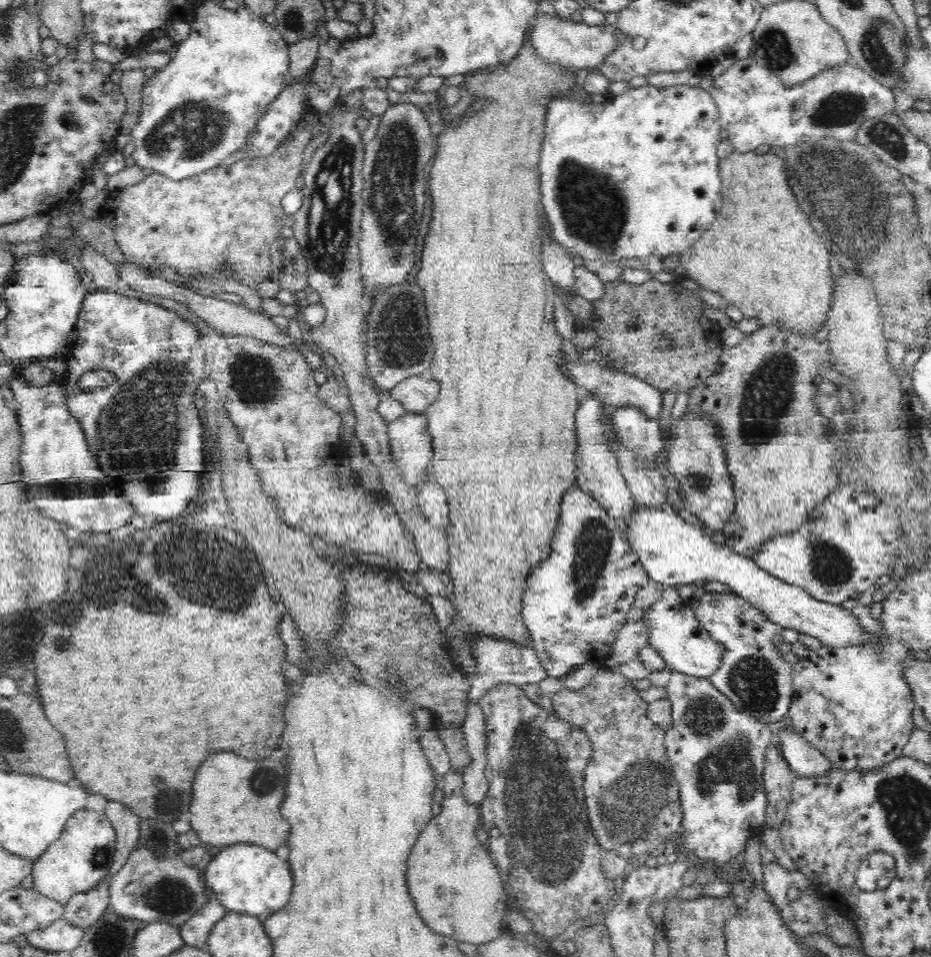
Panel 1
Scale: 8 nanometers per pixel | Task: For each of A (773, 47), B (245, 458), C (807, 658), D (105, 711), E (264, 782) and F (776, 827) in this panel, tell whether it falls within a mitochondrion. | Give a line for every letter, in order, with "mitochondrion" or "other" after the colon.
A: mitochondrion
B: other
C: other
D: other
E: mitochondrion
F: other

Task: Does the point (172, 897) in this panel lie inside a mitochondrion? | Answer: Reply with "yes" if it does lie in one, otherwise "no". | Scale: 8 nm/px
yes

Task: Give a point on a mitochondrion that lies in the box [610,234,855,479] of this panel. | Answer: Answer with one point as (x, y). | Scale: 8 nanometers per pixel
(768, 393)

